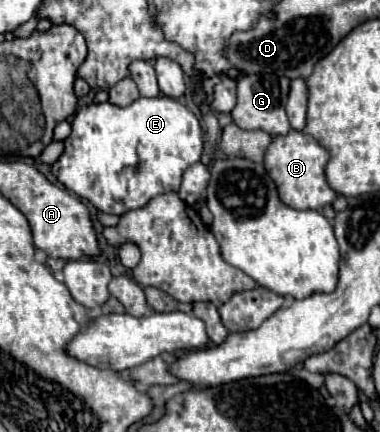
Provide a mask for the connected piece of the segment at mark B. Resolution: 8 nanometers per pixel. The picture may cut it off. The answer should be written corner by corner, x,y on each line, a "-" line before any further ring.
289,130
287,136
273,136
265,152
265,168
279,190
283,204
295,210
321,210
325,204
335,200
335,192
325,180
325,166
329,162
329,152
313,138
299,130

